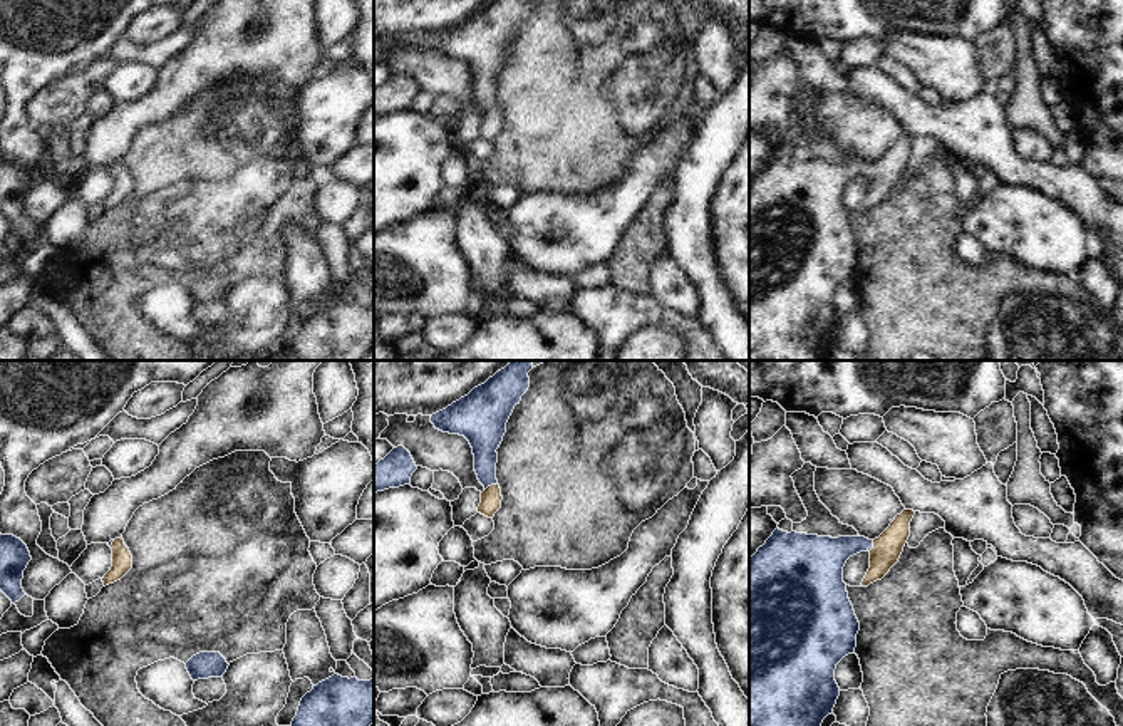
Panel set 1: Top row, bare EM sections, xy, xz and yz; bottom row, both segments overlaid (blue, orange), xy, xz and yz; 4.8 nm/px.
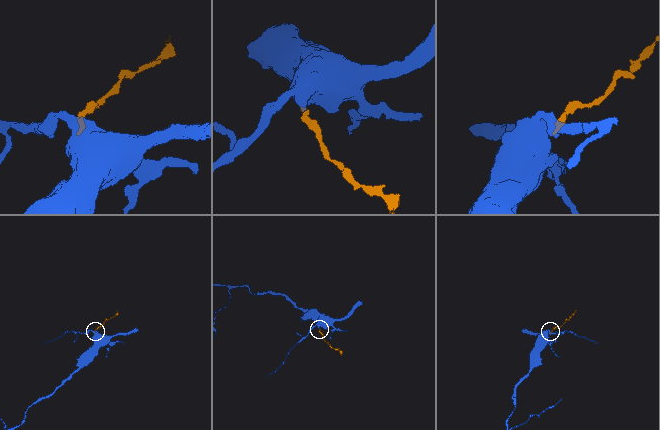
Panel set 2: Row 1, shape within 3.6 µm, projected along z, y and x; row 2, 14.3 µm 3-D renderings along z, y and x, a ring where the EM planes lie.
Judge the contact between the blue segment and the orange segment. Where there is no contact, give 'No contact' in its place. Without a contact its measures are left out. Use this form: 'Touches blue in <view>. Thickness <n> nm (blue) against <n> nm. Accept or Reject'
Touches blue in xz. Thickness 180 nm (blue) against 100 nm. Accept

